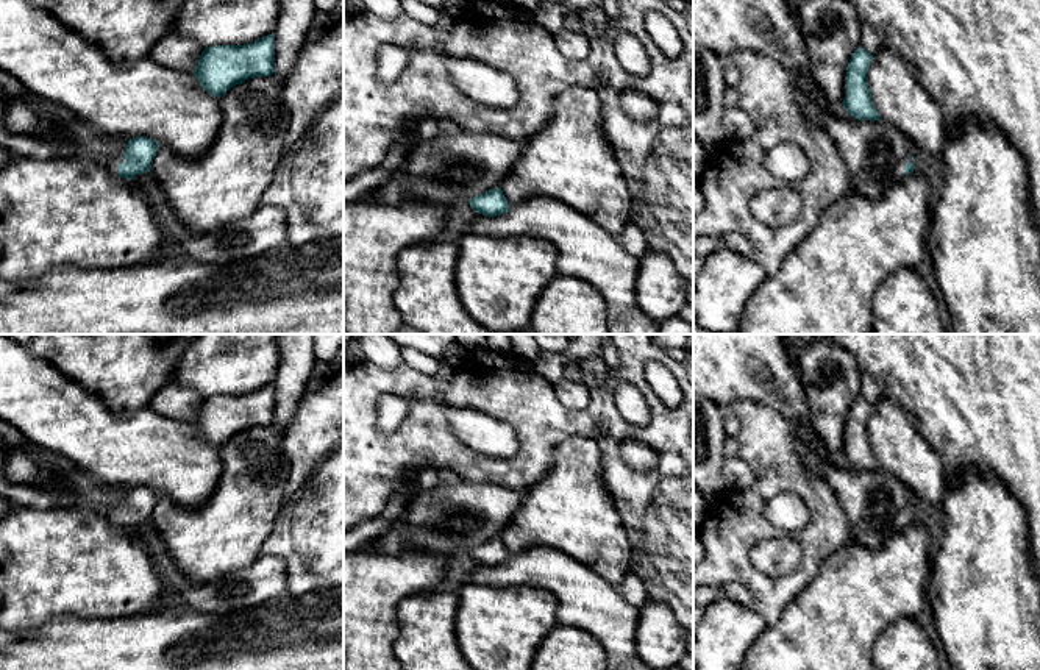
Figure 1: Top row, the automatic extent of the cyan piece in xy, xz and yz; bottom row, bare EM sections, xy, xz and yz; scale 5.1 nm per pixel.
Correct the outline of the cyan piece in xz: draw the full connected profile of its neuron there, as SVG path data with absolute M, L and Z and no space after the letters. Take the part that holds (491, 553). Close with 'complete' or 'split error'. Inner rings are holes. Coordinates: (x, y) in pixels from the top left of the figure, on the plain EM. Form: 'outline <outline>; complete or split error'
outline M495 537L490 540L486 540L484 543L479 543L468 550L470 558L476 564L483 564L487 567L497 567L509 561L509 553L501 540L501 537Z; complete

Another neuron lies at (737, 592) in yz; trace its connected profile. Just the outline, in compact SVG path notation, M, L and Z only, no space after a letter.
M737 583L725 584L720 587L720 593L748 609L753 609L753 606L754 606L753 593L742 584L737 584Z

